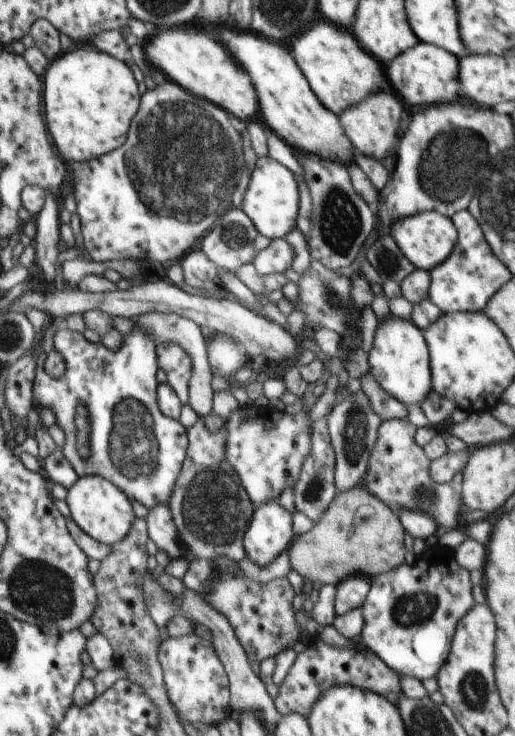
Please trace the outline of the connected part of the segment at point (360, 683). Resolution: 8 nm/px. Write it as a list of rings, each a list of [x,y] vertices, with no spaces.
[[[312,634],[305,645],[306,649],[297,655],[284,682],[274,690],[273,701],[282,716],[301,714],[308,718],[312,704],[332,686],[355,686],[360,690],[370,690],[374,694],[384,696],[395,705],[400,702],[400,696],[404,696],[400,688],[400,674],[384,664],[368,646],[358,650],[356,647],[341,649],[328,646],[328,642],[322,642],[316,634]]]

